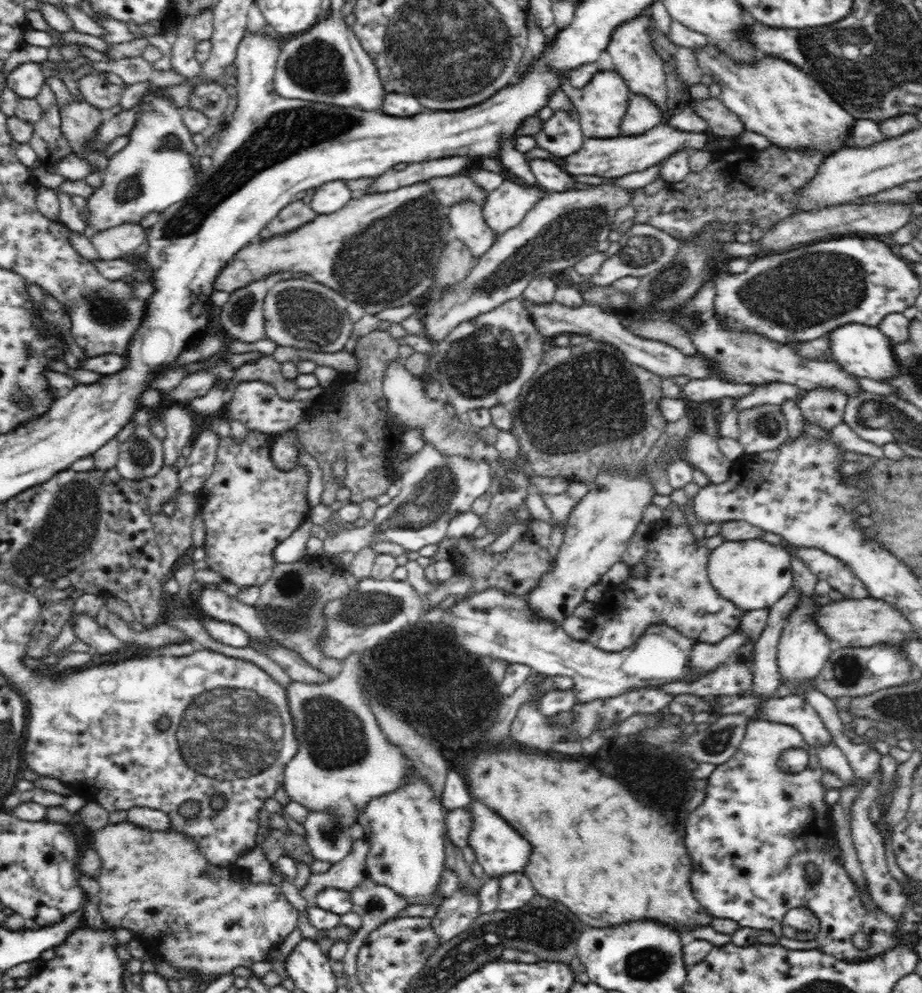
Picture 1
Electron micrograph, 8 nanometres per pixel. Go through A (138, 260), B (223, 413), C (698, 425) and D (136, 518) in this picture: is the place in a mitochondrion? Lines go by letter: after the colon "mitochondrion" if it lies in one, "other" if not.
A: other
B: other
C: other
D: other

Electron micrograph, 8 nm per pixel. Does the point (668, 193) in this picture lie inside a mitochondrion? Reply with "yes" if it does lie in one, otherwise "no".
no

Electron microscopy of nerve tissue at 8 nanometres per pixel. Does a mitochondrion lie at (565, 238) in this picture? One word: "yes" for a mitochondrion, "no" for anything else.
yes

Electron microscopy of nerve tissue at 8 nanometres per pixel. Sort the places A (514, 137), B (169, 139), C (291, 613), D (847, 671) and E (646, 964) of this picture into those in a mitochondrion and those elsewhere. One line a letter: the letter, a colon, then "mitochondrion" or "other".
A: other
B: mitochondrion
C: mitochondrion
D: mitochondrion
E: mitochondrion

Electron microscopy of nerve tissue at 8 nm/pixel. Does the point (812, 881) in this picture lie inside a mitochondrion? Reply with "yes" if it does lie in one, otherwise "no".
no

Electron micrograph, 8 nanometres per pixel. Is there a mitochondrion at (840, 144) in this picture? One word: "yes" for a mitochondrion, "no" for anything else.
no

